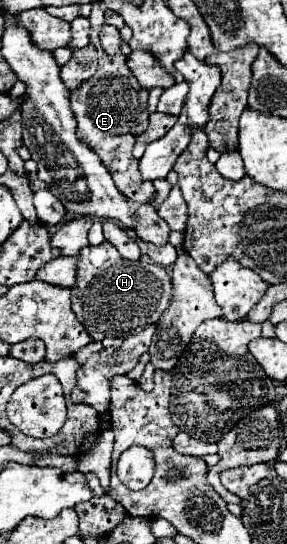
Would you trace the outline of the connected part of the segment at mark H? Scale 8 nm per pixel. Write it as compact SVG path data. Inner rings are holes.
M102 242L100 246L86 246L86 248L82 248L82 252L78 254L76 284L74 284L74 288L72 288L72 310L74 310L74 314L78 316L78 320L82 322L82 326L86 328L86 332L90 334L92 340L104 340L106 336L110 336L110 338L116 338L116 336L126 338L126 336L130 336L130 334L136 334L136 332L144 330L144 328L150 326L150 324L156 324L158 318L162 316L162 312L166 310L166 306L170 304L170 298L172 298L172 284L170 284L170 276L166 274L166 270L164 270L162 266L158 266L158 264L154 264L154 262L144 262L144 260L130 262L130 260L124 260L124 258L118 254L118 250L116 250L110 242Z

